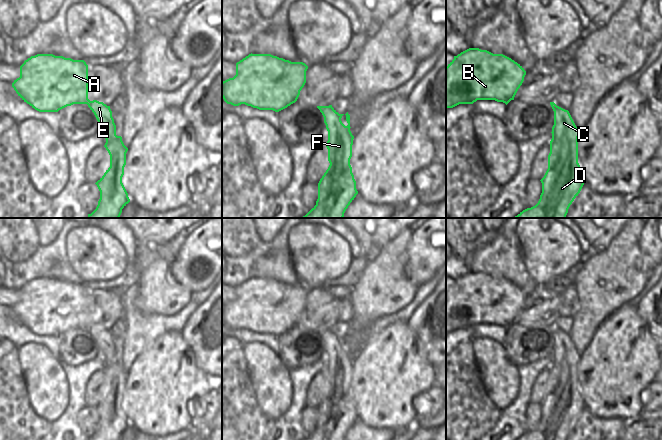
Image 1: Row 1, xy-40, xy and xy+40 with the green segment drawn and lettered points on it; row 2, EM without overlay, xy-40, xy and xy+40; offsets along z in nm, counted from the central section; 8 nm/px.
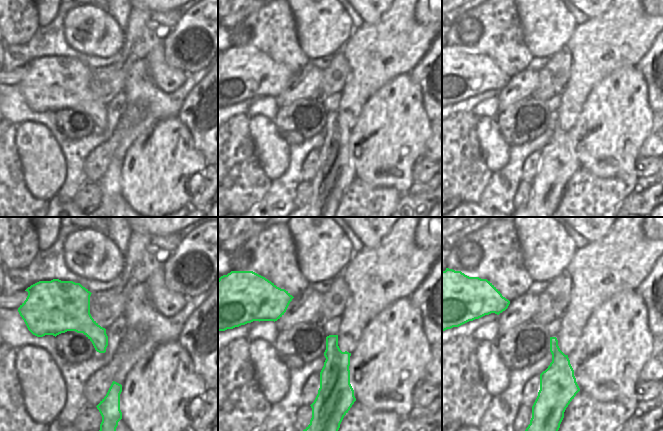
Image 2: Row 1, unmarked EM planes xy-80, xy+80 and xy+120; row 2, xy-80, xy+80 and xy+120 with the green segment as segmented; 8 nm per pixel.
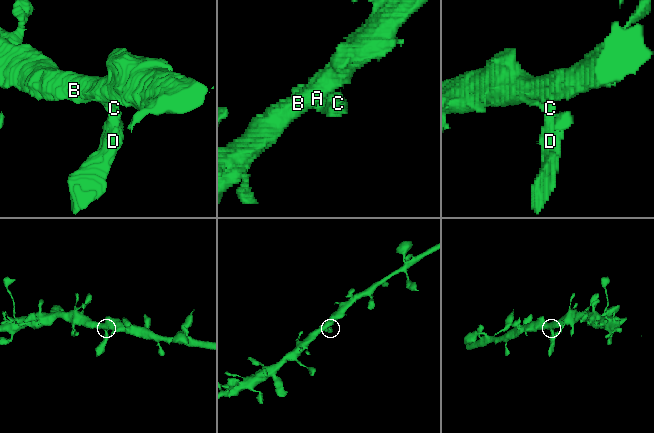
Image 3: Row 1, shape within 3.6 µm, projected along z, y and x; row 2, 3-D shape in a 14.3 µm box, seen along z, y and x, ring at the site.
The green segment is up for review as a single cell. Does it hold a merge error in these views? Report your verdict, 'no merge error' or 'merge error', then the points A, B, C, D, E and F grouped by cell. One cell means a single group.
no merge error | A B C D E F

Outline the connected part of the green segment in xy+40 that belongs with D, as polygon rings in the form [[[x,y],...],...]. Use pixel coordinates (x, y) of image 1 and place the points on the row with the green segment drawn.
[[[550,102],[554,111],[554,125],[548,155],[548,169],[542,183],[542,193],[538,203],[523,210],[514,218],[566,218],[568,209],[584,185],[584,177],[578,163],[578,137],[580,130],[576,127],[570,113]]]

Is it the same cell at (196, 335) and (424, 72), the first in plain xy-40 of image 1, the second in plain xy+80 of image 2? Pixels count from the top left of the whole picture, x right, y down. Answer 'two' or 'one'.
one

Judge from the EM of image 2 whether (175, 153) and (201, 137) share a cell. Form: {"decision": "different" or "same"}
{"decision": "different"}

